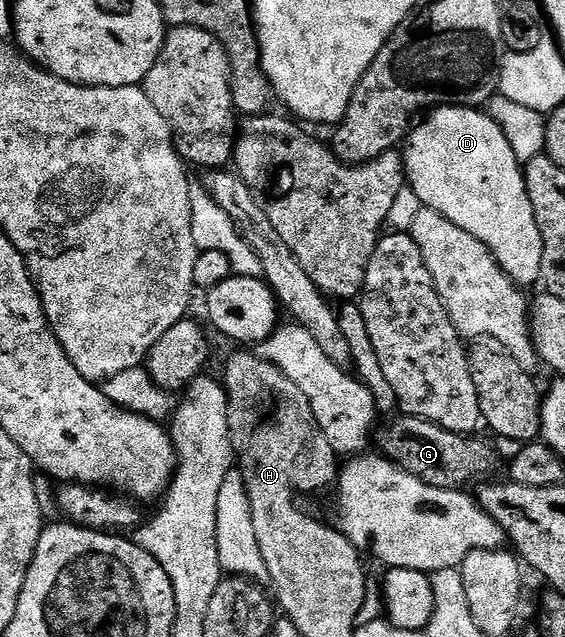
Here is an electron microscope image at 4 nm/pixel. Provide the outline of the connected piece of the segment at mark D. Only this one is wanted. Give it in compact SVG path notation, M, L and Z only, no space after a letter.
M444 105L430 110L410 130L403 154L408 186L415 189L422 207L429 207L435 213L447 217L447 221L459 225L459 229L471 233L471 237L487 245L497 264L513 278L518 287L529 289L532 283L542 282L541 266L545 242L535 221L531 197L527 197L523 165L515 157L507 137L503 137L503 129L499 129L499 125L491 121L488 113L472 107Z

